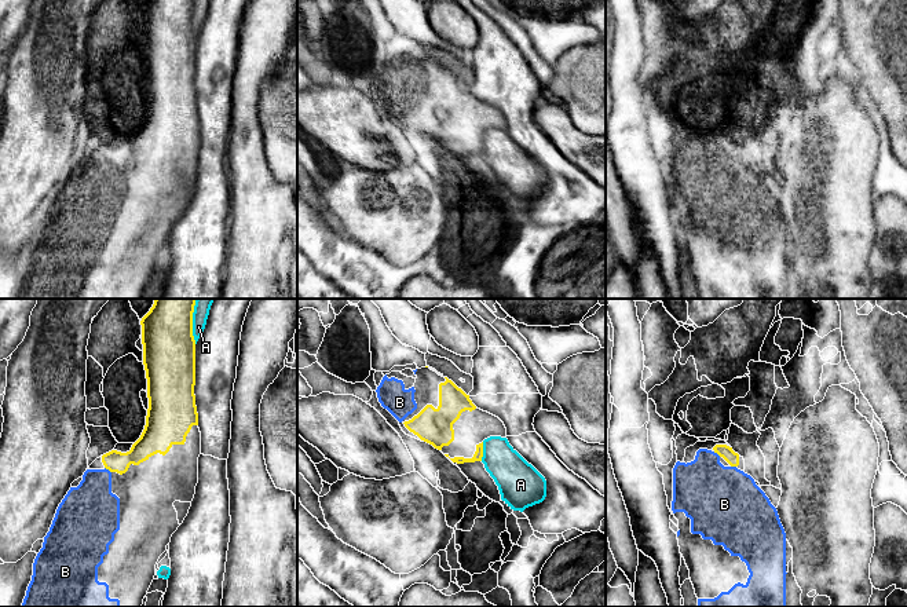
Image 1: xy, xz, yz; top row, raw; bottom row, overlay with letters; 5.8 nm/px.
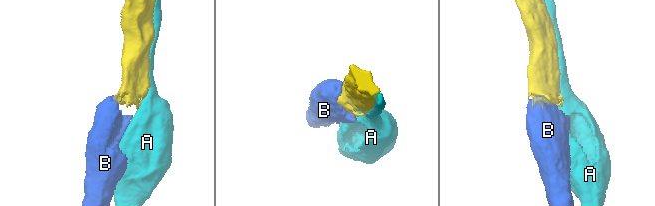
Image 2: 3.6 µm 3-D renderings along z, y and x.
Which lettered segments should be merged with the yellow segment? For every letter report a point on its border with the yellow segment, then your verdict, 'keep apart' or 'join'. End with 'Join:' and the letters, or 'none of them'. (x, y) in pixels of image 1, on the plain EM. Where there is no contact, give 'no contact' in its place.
A: xy (191, 18) | keep apart
B: xy (108, 160) | join
Join: B

